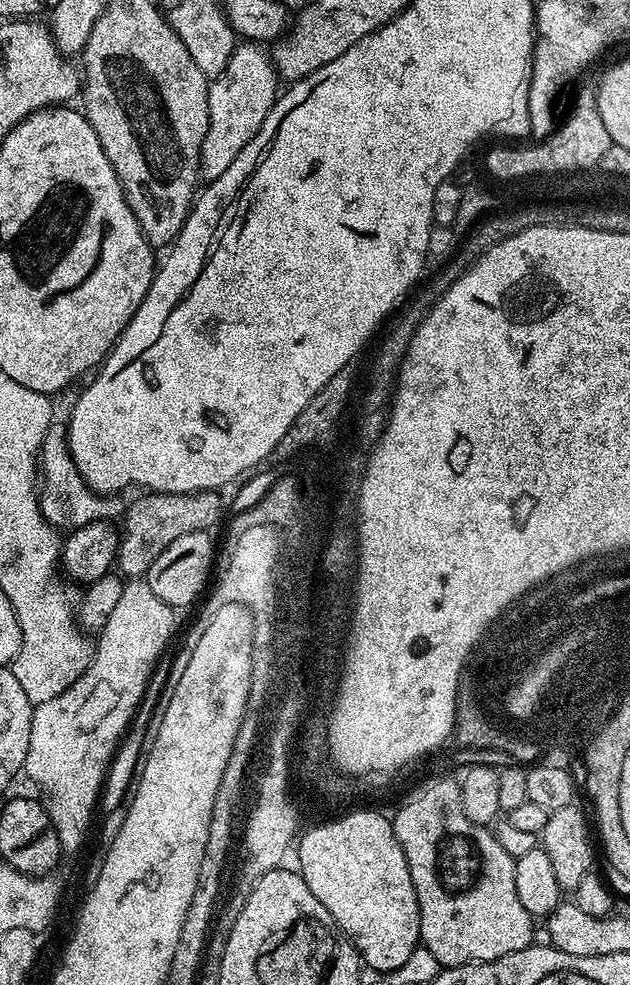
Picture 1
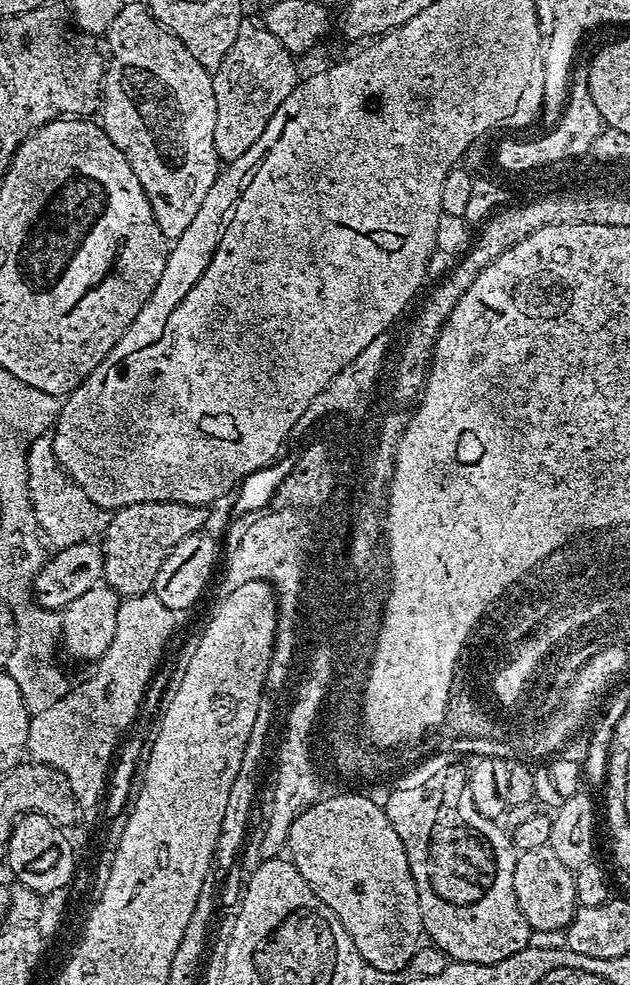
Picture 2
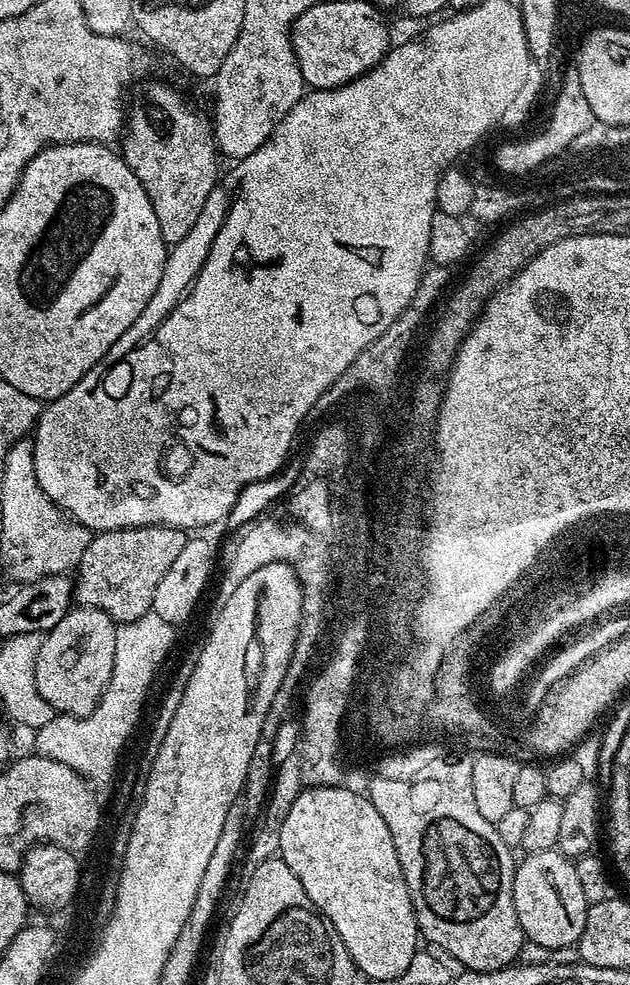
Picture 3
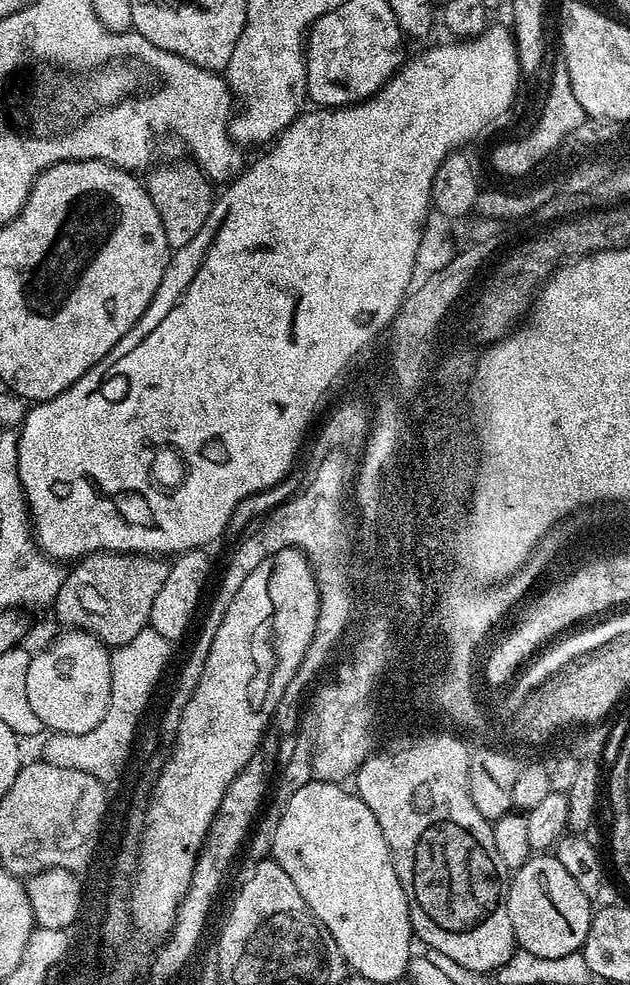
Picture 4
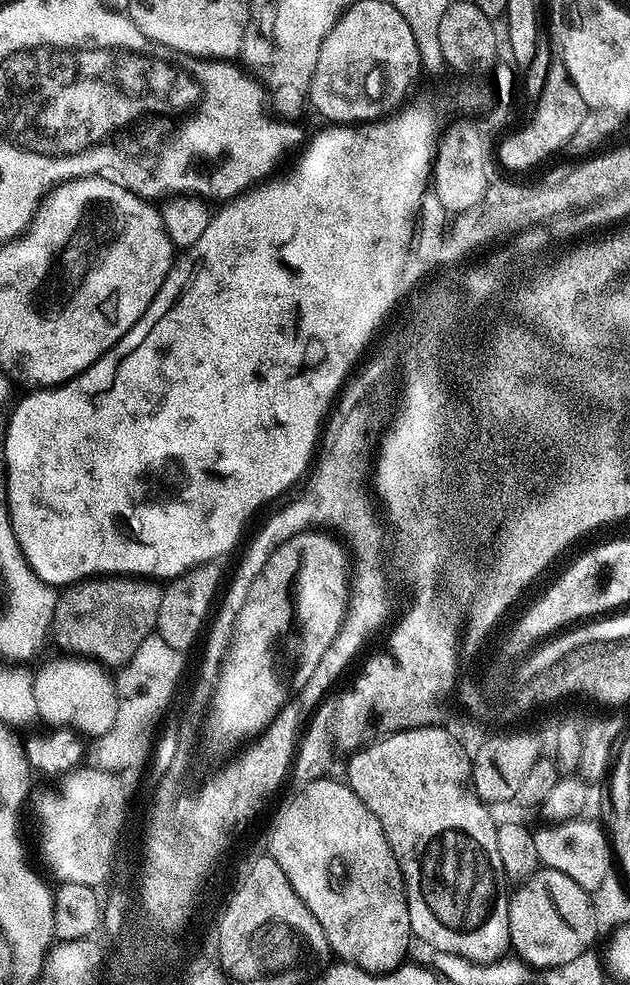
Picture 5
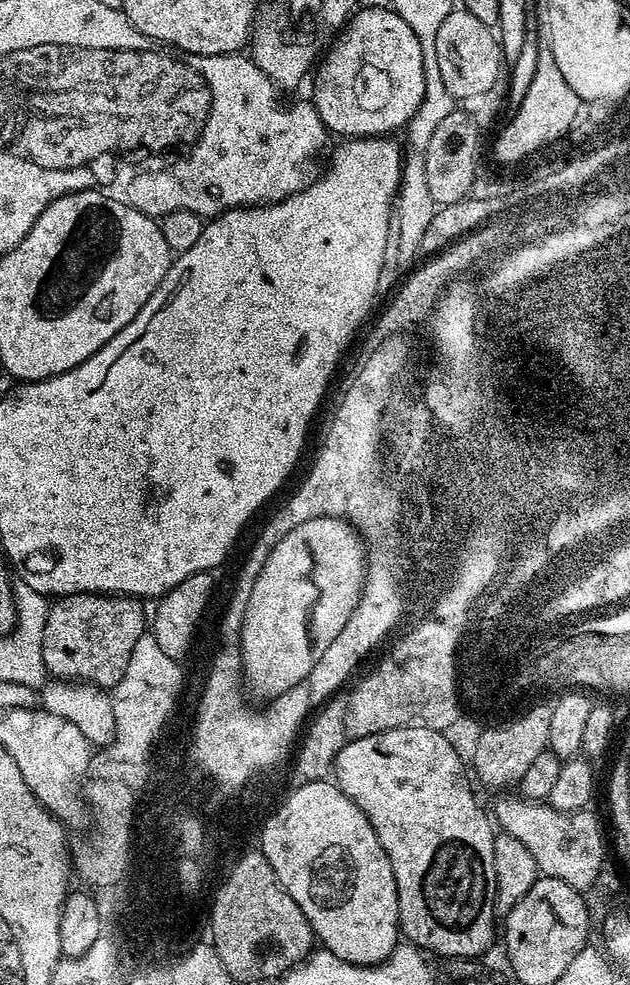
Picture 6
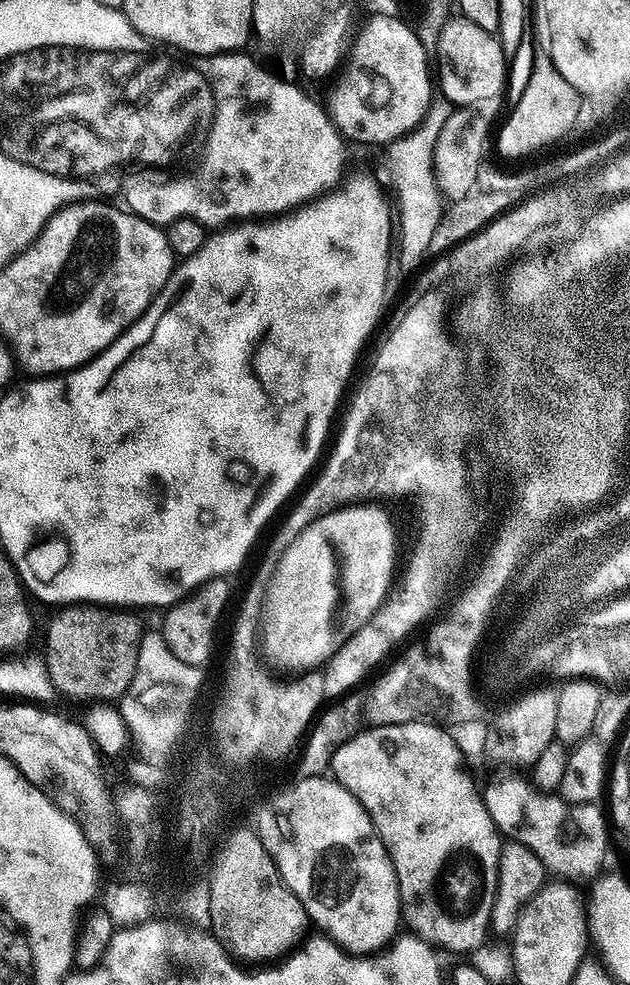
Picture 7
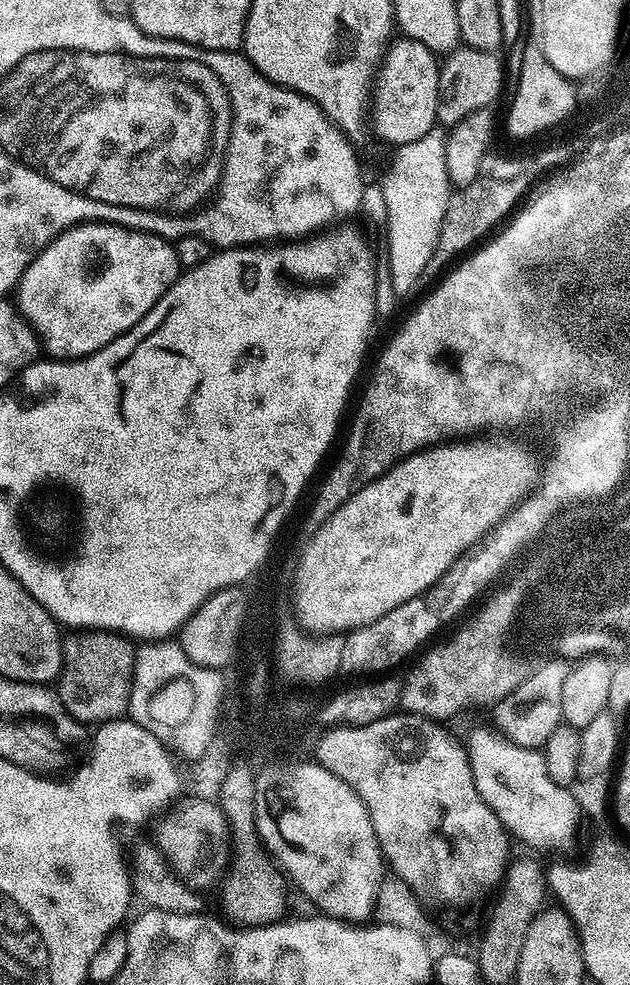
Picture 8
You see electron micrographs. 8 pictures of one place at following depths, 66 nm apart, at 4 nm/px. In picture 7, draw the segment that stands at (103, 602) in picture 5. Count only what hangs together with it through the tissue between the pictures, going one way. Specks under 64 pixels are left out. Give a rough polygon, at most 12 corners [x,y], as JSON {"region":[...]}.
{"region":[[64,606],[48,624],[52,687],[116,702],[142,627],[126,610]]}

